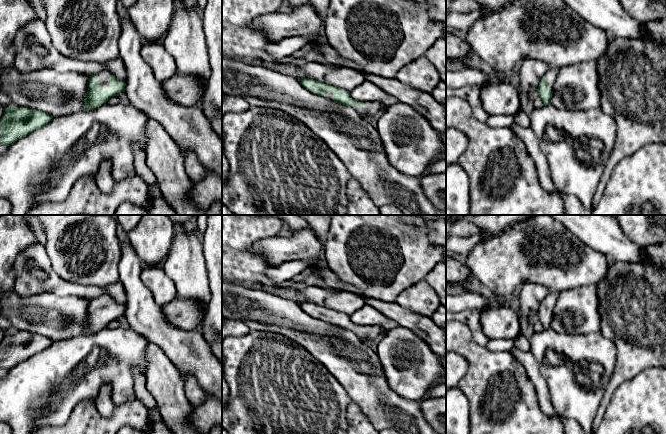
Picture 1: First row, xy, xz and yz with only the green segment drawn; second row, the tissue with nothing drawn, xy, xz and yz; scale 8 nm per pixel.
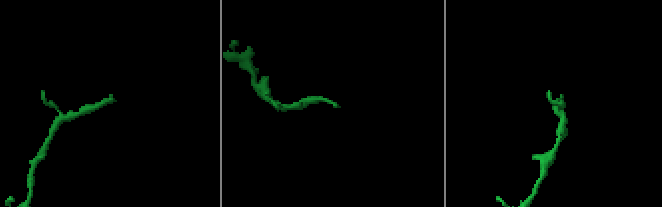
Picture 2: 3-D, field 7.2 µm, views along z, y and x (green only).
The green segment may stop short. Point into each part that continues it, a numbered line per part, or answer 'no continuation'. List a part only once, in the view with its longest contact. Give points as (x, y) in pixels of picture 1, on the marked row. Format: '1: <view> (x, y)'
1: xy (103, 77)

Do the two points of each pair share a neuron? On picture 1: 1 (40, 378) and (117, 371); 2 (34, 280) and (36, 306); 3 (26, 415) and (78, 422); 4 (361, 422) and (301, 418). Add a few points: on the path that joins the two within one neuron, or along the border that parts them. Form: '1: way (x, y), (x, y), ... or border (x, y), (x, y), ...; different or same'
1: way (60, 380), (73, 391), (97, 375); same
2: border (15, 290), (24, 296), (40, 293), (58, 296); different
3: border (80, 401), (63, 423); different
4: border (351, 401), (347, 410), (347, 423); different

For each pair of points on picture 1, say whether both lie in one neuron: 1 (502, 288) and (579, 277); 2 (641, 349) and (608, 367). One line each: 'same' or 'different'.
1: same
2: different

